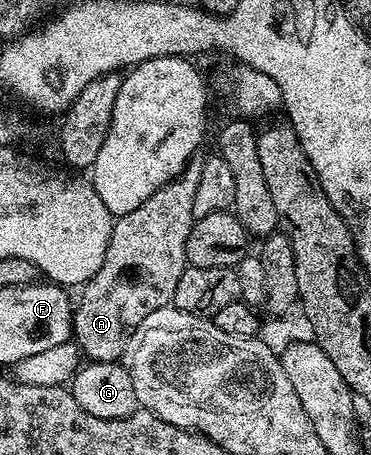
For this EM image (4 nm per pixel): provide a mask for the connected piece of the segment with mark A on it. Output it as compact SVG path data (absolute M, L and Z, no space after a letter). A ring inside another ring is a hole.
M203 160L189 161L172 181L167 181L146 203L134 207L112 222L110 243L102 267L82 286L80 301L75 302L72 332L81 354L89 362L119 362L130 335L153 311L172 305L178 279L189 268L186 239L190 239L194 215L194 194L202 175Z

